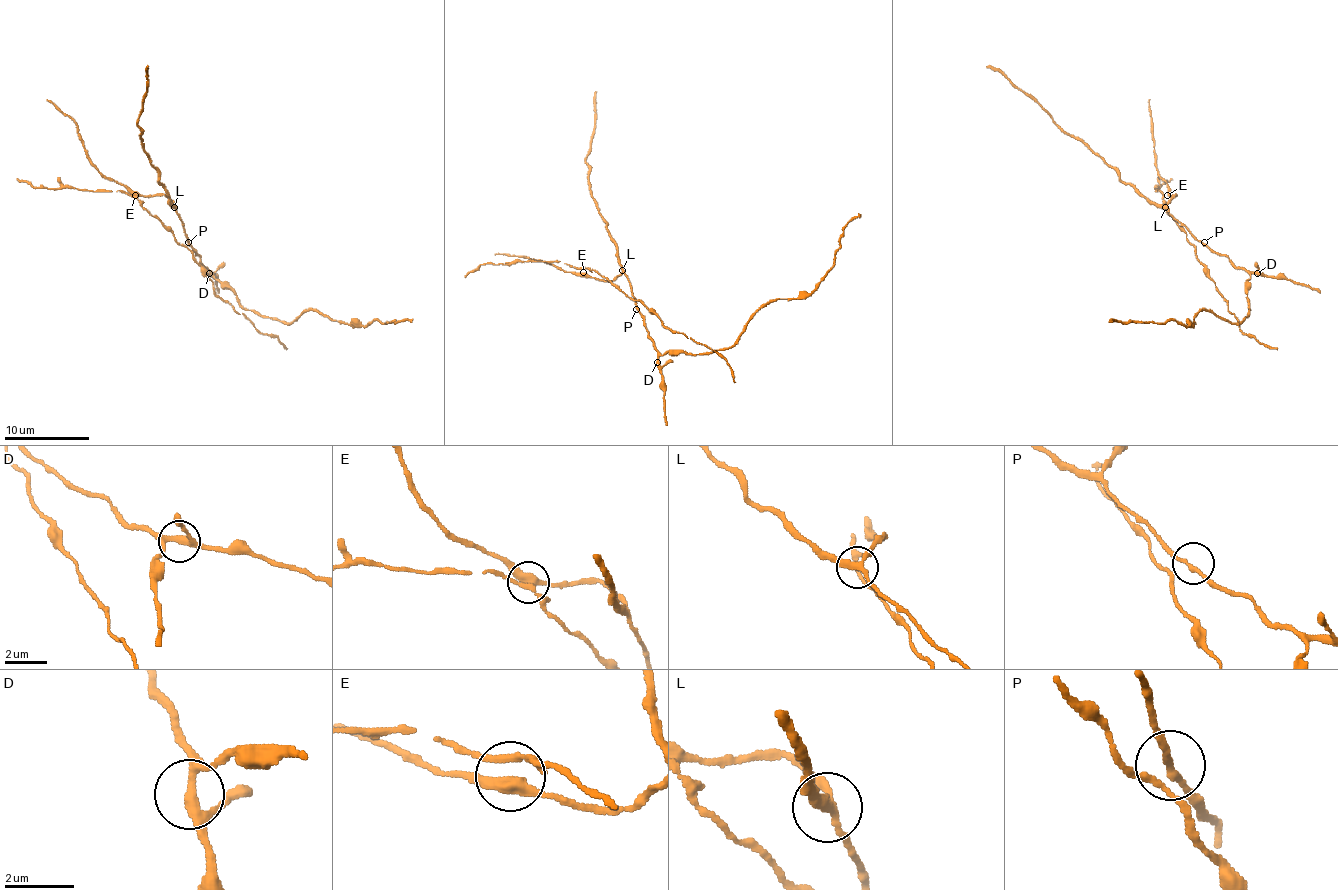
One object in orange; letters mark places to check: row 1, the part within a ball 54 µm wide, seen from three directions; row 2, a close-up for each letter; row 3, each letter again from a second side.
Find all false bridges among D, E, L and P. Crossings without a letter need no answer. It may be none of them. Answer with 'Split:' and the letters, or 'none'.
Split: L

